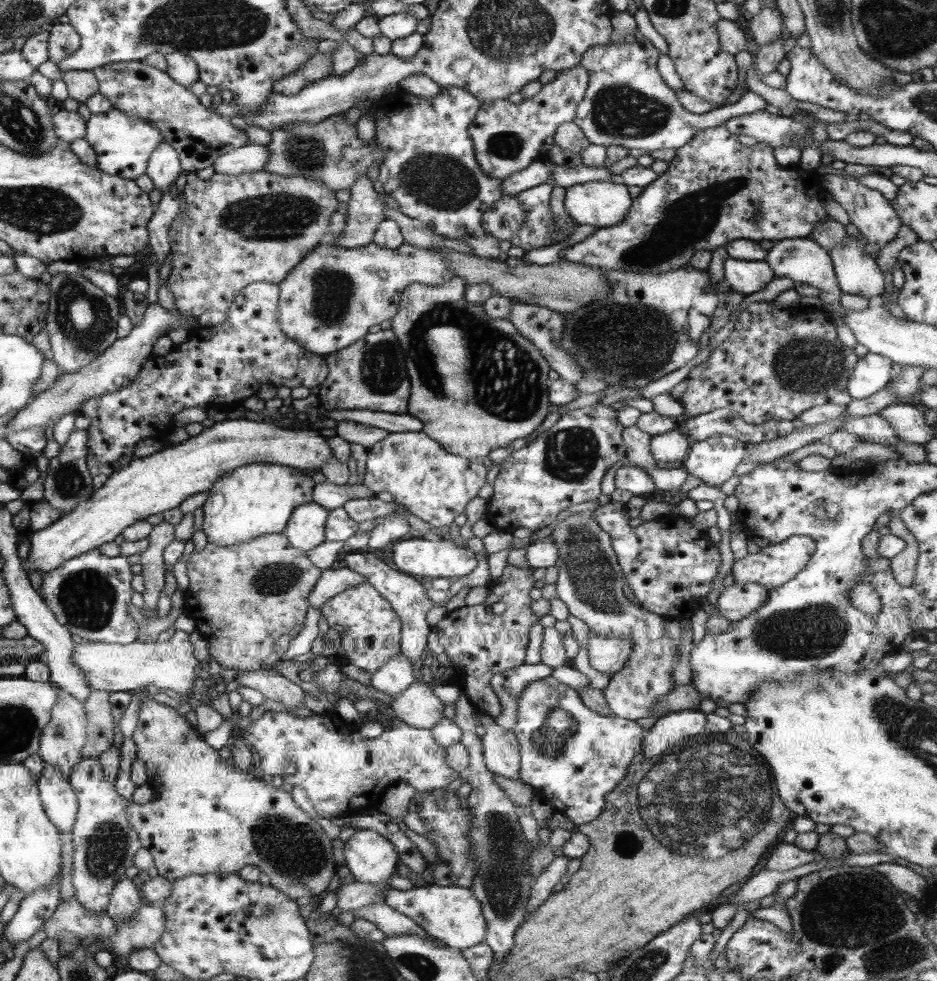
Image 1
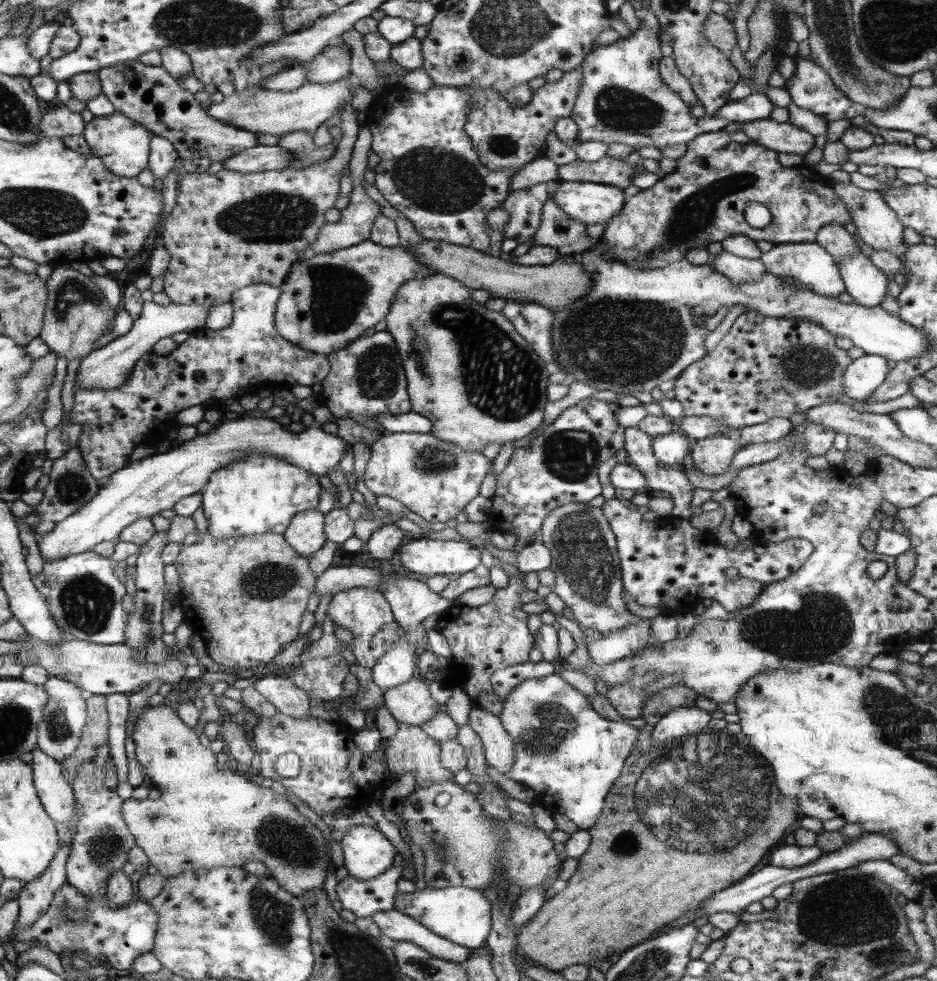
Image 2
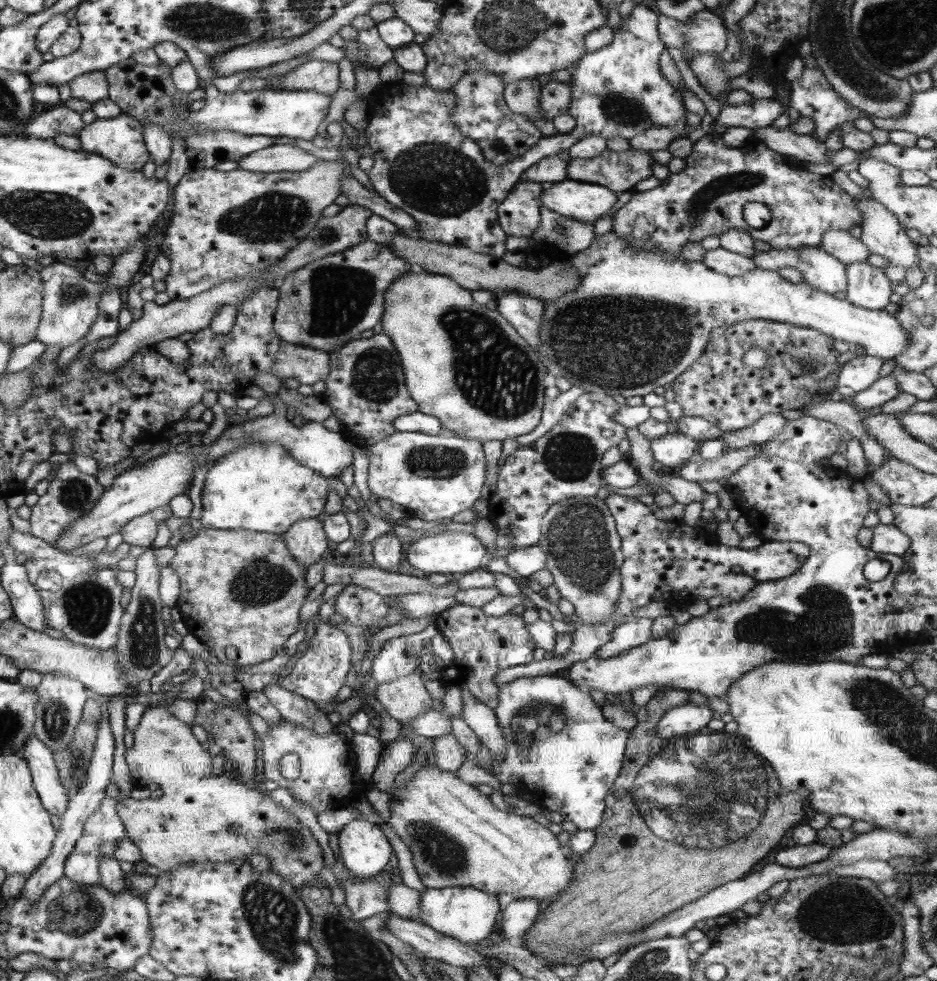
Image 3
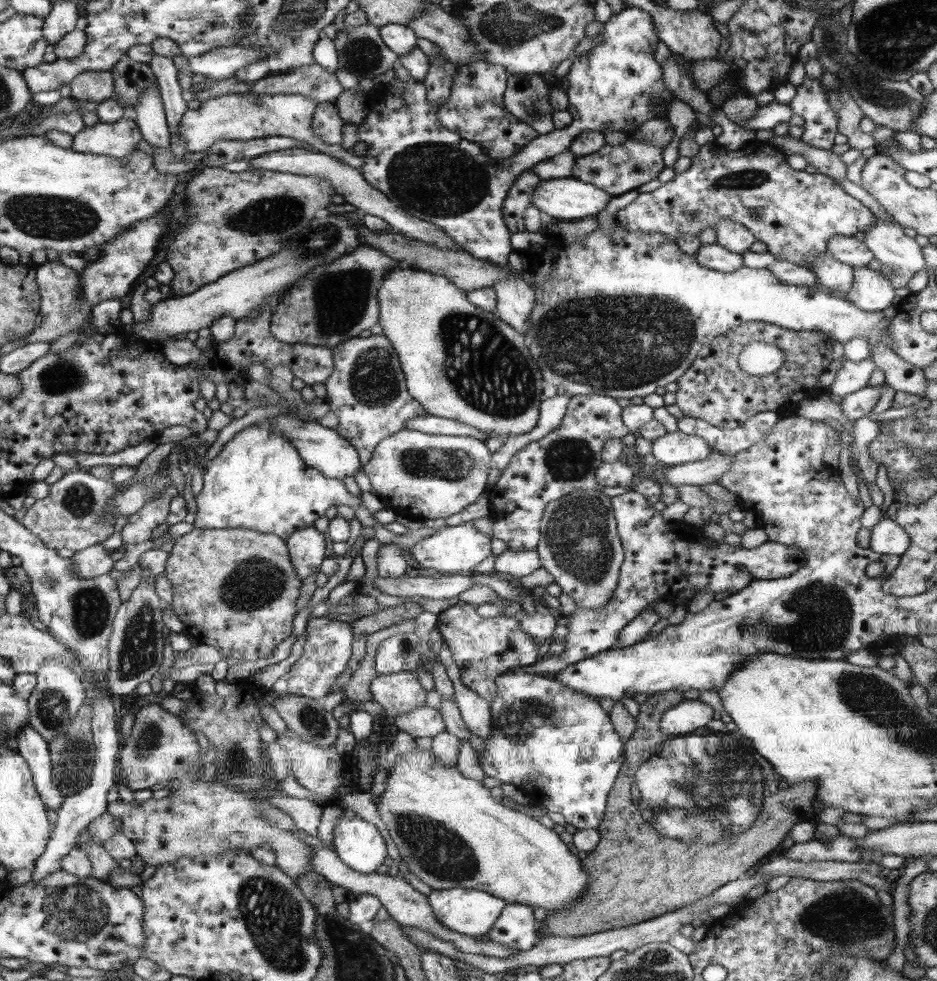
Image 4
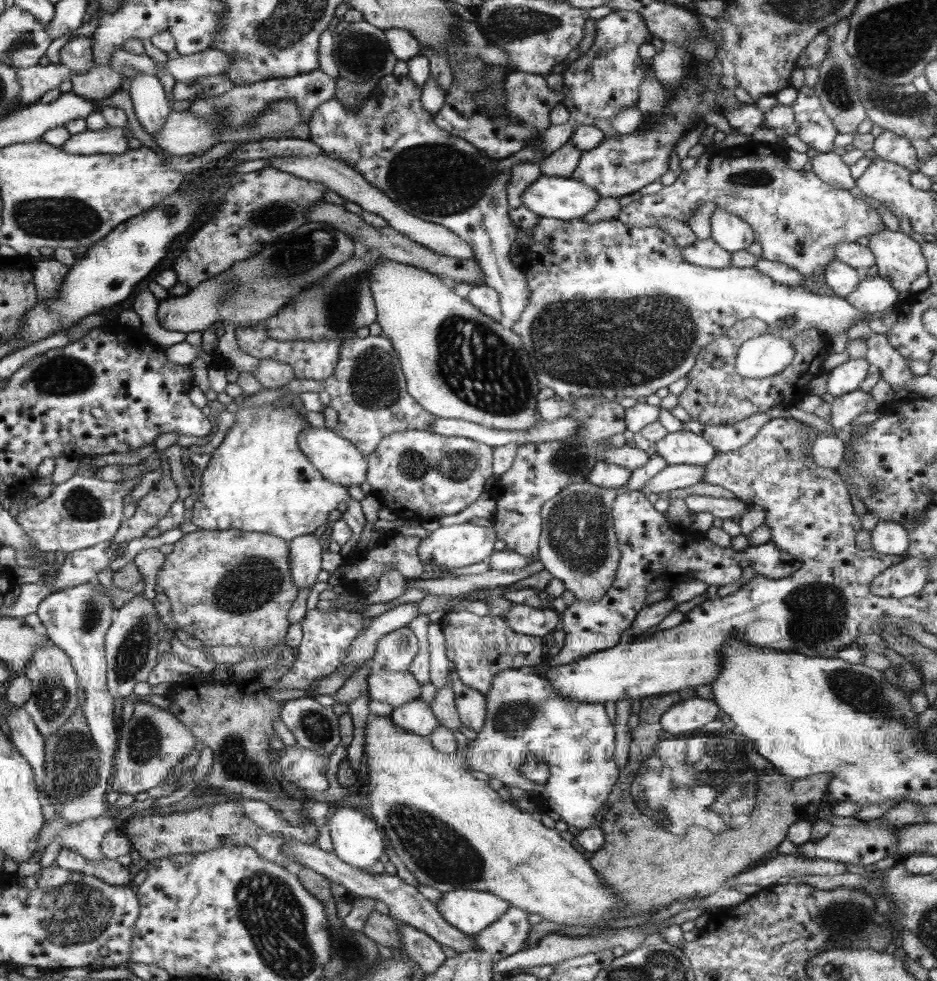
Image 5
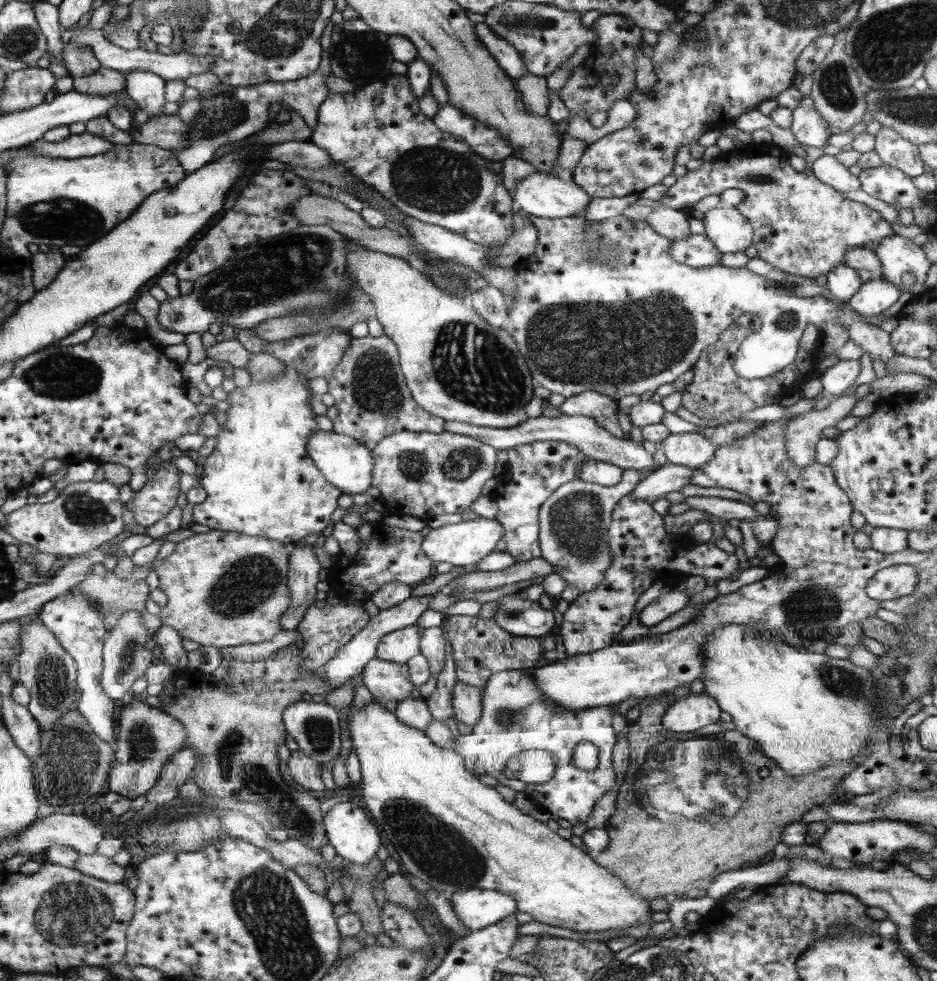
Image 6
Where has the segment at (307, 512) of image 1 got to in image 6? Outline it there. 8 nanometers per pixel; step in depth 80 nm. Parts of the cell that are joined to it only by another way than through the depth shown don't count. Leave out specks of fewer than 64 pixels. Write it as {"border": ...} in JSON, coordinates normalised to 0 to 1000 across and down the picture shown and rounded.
{"border":[[[316,557],[311,565],[311,581],[308,584],[309,614],[312,618],[320,618],[324,622],[335,619],[338,594],[342,591],[344,575],[332,557]]]}

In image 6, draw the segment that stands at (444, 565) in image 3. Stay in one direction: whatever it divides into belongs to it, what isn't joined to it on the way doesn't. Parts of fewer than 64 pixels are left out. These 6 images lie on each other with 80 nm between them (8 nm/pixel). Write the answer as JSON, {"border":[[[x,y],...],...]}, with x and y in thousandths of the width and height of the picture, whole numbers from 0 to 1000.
{"border":[[[529,529],[494,530],[490,534],[461,539],[453,552],[451,563],[461,573],[480,573],[482,577],[499,578],[508,576],[512,570],[519,569],[530,560],[530,555],[537,550],[537,546],[538,537]]]}

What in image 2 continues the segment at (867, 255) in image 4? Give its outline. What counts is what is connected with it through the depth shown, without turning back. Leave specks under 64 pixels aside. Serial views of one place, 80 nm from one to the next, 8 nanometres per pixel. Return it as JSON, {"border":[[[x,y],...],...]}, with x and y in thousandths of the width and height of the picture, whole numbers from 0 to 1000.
{"border":[[[883,228],[872,234],[870,246],[878,251],[892,266],[898,261],[918,256],[911,240],[898,228]]]}

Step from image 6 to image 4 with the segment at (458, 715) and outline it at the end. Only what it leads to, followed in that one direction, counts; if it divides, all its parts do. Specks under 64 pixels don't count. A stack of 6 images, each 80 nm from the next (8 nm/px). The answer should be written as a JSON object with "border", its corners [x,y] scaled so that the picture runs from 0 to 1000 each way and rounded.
{"border":[[[483,671],[476,673],[476,677],[473,678],[483,695],[485,714],[492,726],[494,735],[502,743],[503,748],[508,748],[508,750],[521,754],[526,745],[524,717],[495,699],[492,694],[491,680],[483,674]]]}

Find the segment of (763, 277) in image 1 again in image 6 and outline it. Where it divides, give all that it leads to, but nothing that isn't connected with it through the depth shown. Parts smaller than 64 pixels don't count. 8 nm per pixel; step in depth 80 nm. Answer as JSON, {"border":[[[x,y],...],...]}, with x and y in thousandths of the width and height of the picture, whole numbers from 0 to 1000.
{"border":[[[737,239],[730,245],[716,246],[716,260],[730,271],[752,273],[768,270],[772,257],[753,240]]]}

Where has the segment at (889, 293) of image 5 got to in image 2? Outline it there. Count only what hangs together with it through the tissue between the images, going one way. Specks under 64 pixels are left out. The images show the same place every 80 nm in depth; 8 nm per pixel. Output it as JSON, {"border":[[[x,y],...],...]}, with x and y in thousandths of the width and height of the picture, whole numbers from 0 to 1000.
{"border":[[[920,256],[898,261],[894,274],[902,297],[911,305],[911,309],[925,313],[939,311],[950,284],[931,268],[928,262]]]}

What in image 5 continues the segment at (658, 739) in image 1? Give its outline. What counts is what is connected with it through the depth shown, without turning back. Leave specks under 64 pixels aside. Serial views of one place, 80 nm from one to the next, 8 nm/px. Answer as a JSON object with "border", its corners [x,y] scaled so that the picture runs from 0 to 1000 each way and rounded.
{"border":[[[746,709],[724,715],[705,730],[705,741],[715,748],[741,746],[766,730],[767,720]]]}

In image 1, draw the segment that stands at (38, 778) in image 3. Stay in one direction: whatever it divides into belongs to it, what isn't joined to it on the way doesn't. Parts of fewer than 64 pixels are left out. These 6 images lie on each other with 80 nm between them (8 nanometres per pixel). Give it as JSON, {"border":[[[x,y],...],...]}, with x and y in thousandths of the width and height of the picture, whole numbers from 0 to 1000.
{"border":[[[47,778],[47,786],[42,796],[42,809],[46,814],[51,834],[54,835],[64,846],[76,848],[79,844],[84,818],[74,798],[65,790],[65,785],[59,781]]]}

